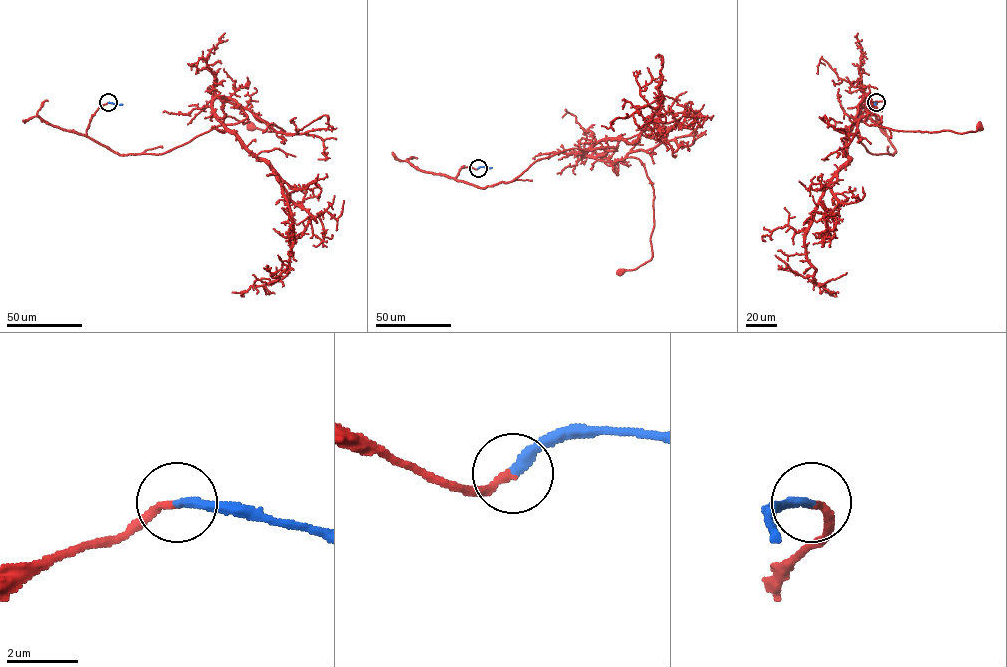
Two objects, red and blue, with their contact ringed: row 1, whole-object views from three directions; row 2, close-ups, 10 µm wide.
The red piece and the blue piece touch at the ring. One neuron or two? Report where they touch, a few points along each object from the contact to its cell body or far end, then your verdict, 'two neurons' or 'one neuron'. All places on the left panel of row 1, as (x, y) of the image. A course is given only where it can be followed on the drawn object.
at (108, 102); red runs (108, 102), (86, 135), (120, 154), (162, 154), (243, 121), (227, 99), (285, 132), (251, 127); blue runs (108, 102), (122, 104); one neuron

